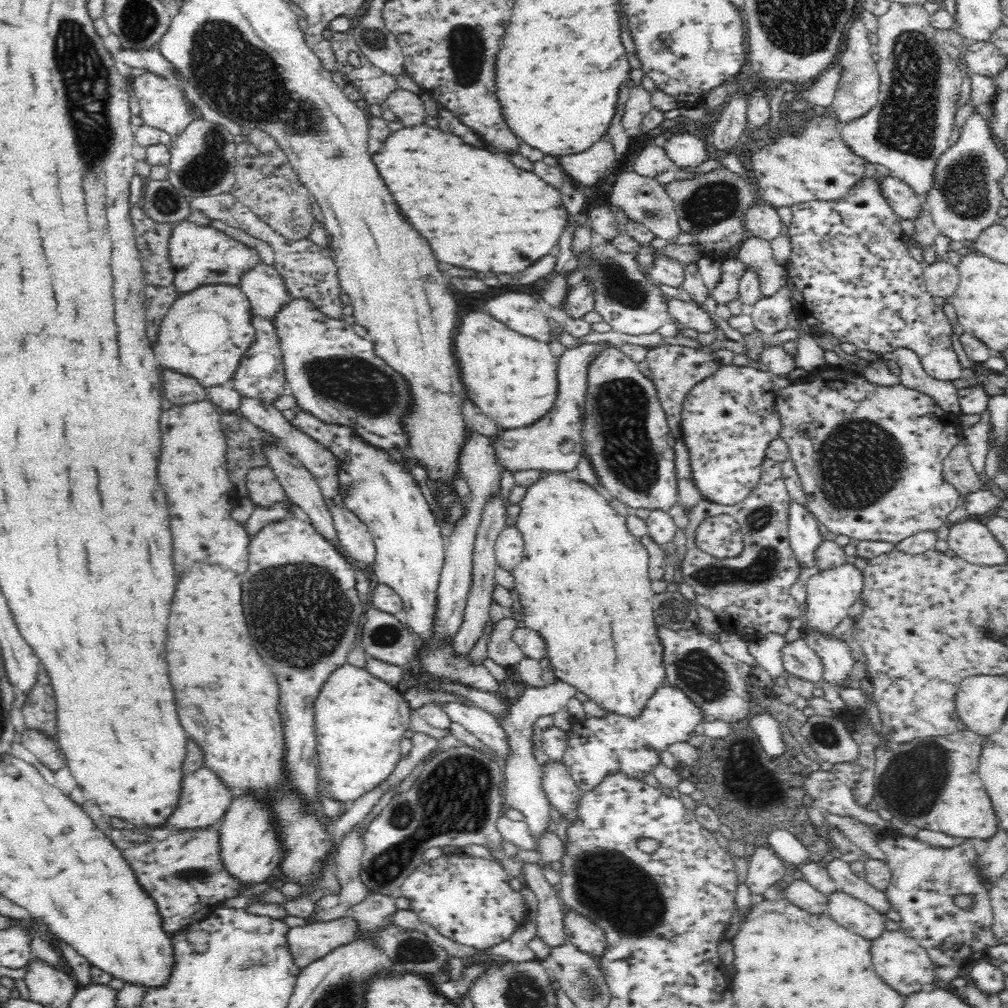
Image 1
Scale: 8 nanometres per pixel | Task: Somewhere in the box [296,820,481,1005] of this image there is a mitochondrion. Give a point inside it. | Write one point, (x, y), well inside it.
(413, 950)

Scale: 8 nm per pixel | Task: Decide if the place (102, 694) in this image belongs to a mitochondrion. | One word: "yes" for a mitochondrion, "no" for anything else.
no

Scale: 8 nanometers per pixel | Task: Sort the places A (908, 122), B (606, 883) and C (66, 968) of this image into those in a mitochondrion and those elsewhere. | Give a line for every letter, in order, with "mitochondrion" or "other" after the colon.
A: mitochondrion
B: mitochondrion
C: other

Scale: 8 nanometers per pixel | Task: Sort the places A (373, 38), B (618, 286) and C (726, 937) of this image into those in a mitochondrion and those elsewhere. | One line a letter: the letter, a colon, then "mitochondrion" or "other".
A: mitochondrion
B: mitochondrion
C: other

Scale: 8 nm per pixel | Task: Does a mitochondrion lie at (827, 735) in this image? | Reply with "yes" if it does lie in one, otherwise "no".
yes

